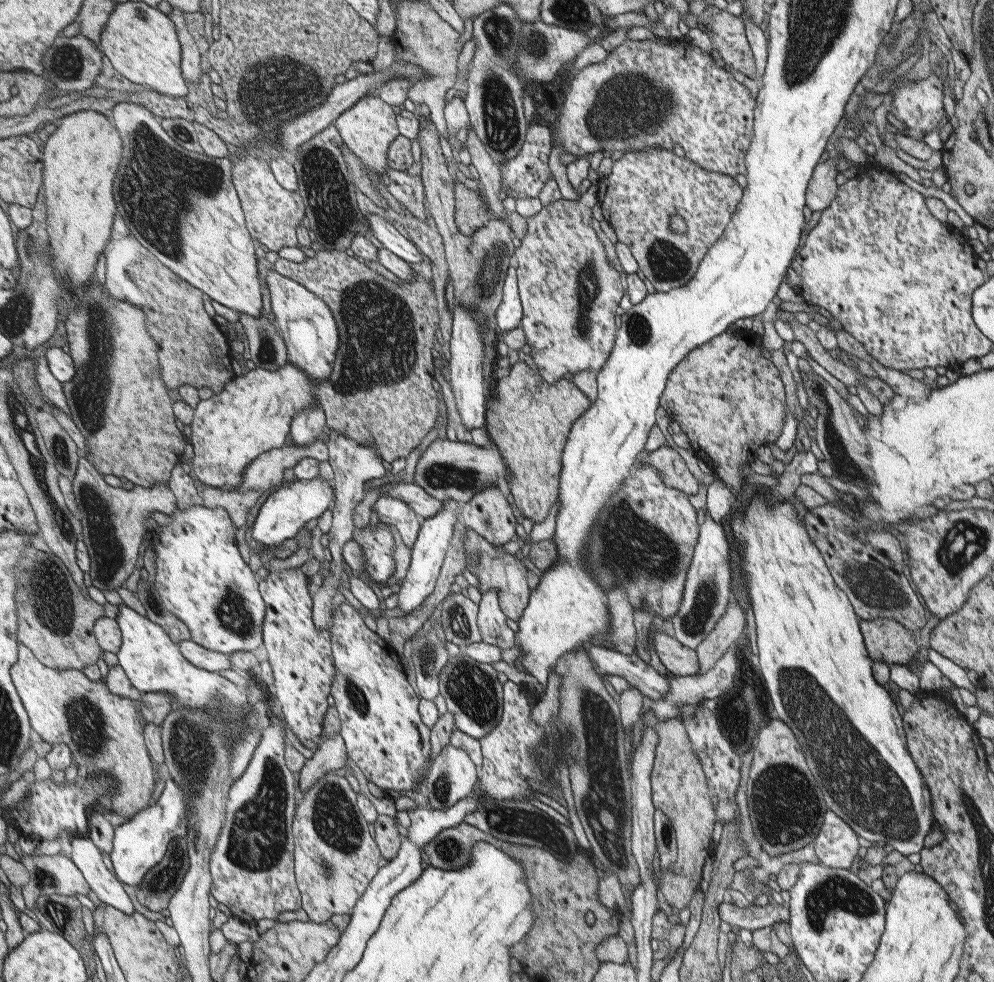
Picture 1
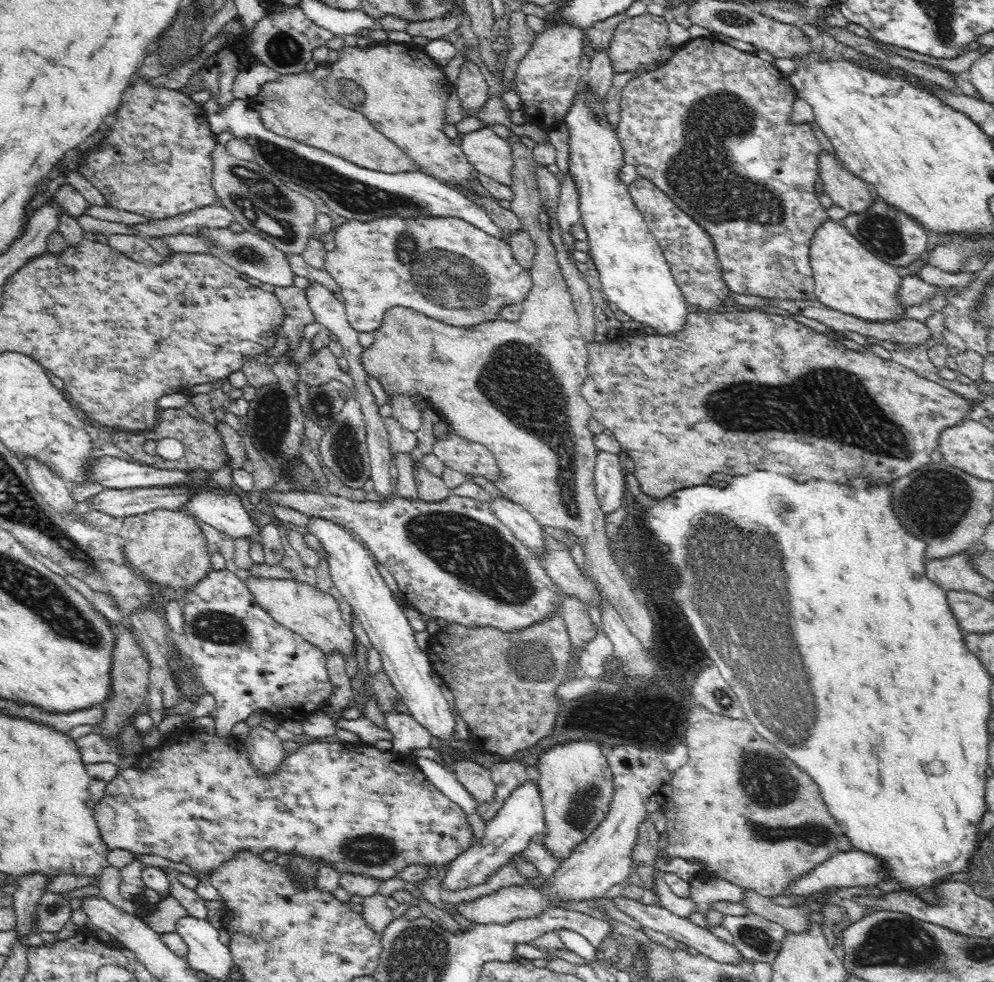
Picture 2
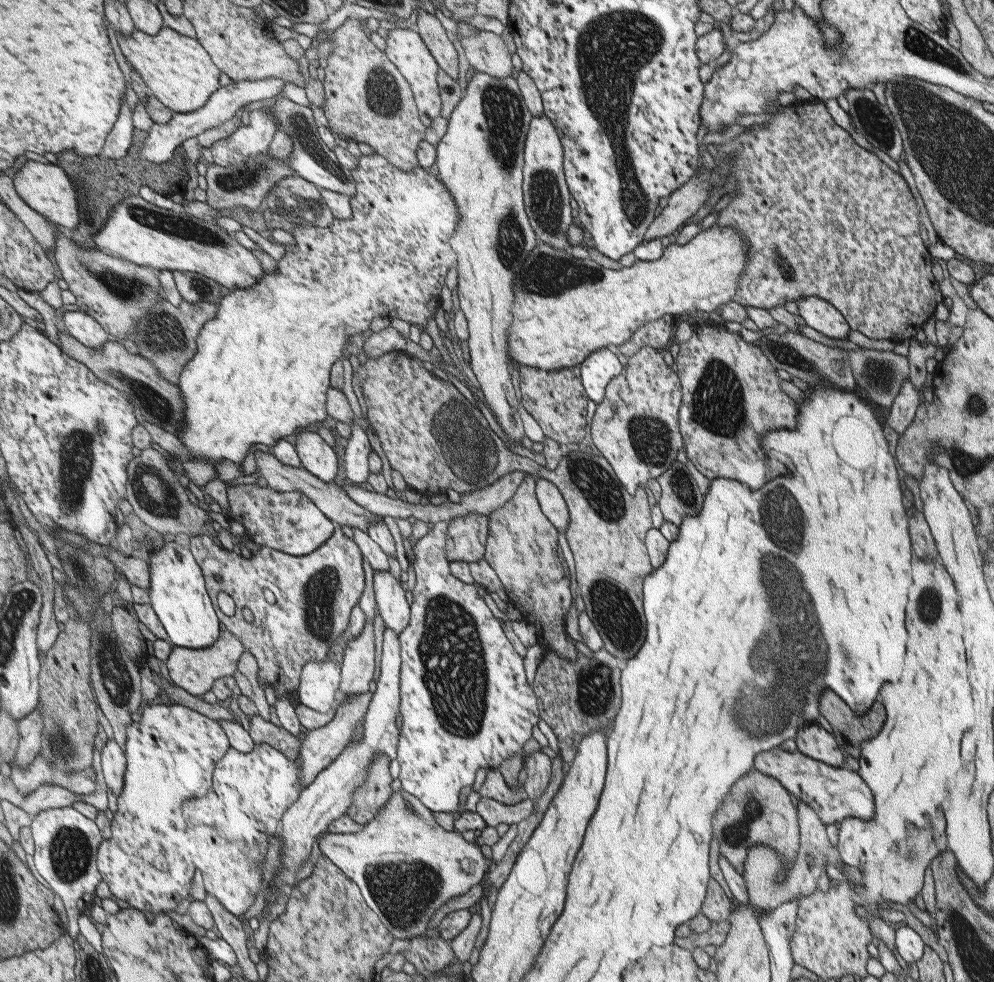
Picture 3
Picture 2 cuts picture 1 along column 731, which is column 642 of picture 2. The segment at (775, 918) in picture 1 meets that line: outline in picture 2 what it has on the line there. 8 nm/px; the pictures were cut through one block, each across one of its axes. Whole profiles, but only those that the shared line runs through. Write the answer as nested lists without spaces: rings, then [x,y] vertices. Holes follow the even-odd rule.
[[[614,897],[613,902],[622,912],[625,912],[628,916],[634,918],[634,920],[640,922],[641,926],[651,928],[656,932],[661,932],[662,936],[664,935],[668,939],[673,939],[675,942],[680,941],[687,946],[693,946],[699,953],[710,957],[716,962],[738,964],[738,962],[742,962],[742,960],[744,960],[744,956],[742,956],[742,953],[738,951],[735,945],[728,944],[728,942],[720,940],[720,938],[712,934],[709,929],[692,923],[692,921],[687,917],[672,914],[672,912],[666,910],[661,905],[656,906],[643,904],[640,903],[640,901],[634,901],[626,897]]]

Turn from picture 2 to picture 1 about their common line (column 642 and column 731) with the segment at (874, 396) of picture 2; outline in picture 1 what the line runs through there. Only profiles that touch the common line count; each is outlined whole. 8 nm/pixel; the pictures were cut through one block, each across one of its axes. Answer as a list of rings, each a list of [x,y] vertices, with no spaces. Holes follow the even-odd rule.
[[[740,332],[738,338],[727,333],[715,336],[708,343],[695,348],[683,363],[679,363],[670,376],[665,400],[662,400],[669,420],[678,422],[681,430],[690,438],[695,456],[711,465],[716,476],[725,482],[735,496],[742,490],[740,468],[754,460],[752,450],[778,440],[785,425],[784,384],[774,364],[760,352],[761,346],[761,337],[752,332]]]

